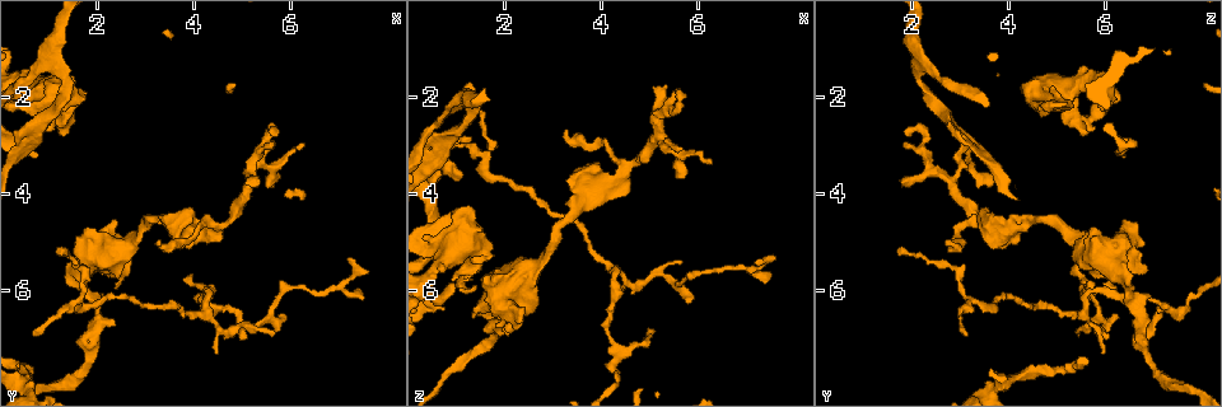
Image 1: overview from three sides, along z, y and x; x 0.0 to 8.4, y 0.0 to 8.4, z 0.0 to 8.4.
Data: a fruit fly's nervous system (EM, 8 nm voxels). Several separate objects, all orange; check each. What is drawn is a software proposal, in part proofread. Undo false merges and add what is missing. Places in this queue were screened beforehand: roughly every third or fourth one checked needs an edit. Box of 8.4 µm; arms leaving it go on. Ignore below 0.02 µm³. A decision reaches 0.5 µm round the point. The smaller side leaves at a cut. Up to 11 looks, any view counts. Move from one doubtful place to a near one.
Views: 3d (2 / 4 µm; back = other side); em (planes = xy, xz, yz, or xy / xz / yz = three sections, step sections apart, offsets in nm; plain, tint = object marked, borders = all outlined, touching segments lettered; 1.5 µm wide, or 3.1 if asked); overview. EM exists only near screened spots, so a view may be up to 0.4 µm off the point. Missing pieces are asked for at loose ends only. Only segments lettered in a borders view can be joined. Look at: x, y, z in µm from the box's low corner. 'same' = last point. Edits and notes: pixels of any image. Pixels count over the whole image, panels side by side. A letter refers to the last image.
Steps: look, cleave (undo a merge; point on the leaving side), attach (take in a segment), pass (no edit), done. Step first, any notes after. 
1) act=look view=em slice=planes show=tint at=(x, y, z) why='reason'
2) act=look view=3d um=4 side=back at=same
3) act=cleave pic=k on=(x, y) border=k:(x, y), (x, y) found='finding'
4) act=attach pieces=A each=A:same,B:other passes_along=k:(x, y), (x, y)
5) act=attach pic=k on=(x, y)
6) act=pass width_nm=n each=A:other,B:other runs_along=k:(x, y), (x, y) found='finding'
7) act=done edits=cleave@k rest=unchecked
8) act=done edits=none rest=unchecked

act=look view=3d um=4 at=(5.65, 6.90, 5.35) why='tapers out'

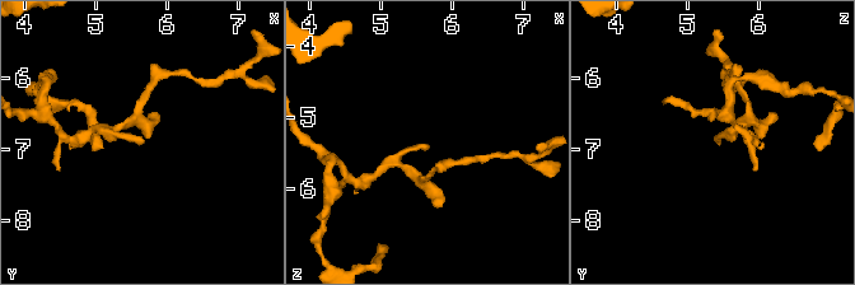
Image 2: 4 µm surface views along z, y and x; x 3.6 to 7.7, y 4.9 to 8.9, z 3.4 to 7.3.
act=look view=em slice=planes show=borders at=(5.65, 6.90, 5.40)

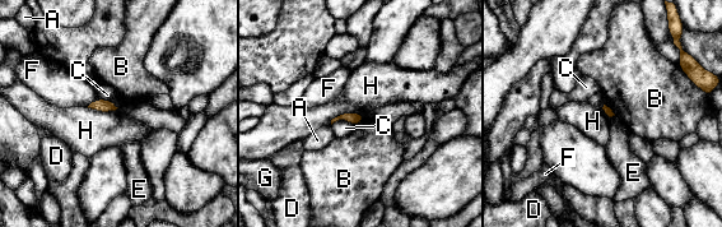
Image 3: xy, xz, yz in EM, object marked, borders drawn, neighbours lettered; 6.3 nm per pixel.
act=pass each=A:other,B:other,C:other,D:other,E:other,F:other,G:other,H:other border=3:(364, 116), (344, 112), (330, 124) found='no lettered segment goes on from it'

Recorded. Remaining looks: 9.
act=look view=3d um=4 at=(2.65, 5.65, 6.30) why='stops while still wide'

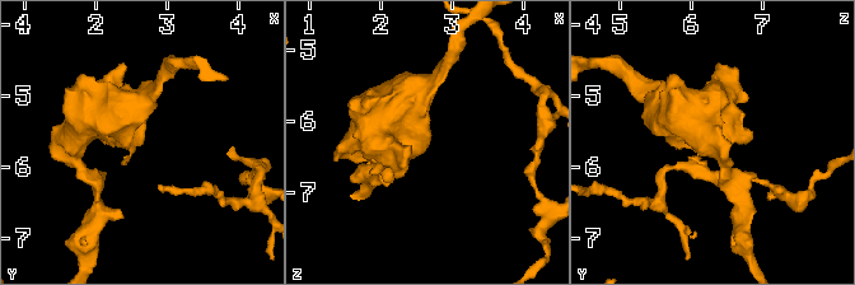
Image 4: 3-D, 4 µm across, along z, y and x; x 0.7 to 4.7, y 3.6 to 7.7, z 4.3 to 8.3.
act=look view=em um=3.1 slice=xy step=8 show=borders at=(2.65, 5.65, 6.35)

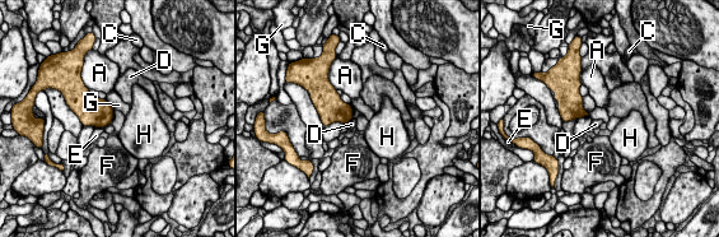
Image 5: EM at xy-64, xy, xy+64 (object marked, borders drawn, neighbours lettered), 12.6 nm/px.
act=look view=em um=3.1 slice=planes show=borders at=same why='another direction'

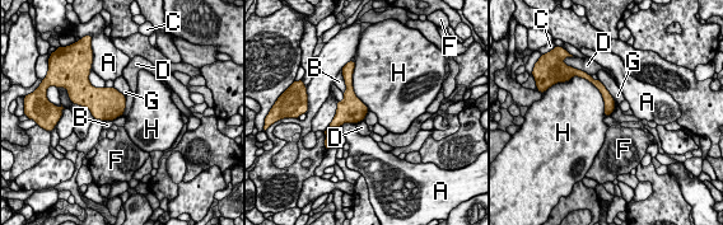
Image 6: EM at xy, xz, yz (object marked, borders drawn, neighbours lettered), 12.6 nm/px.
act=pass each=A:other,B:other,C:other,D:other,F:other,G:other,H:other border=6:(353, 71), (353, 92), (369, 111) found='no lettered segment goes on from it'

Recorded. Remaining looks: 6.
act=look view=3d um=4 at=(0.65, 6.95, 3.15) why='tapers out'

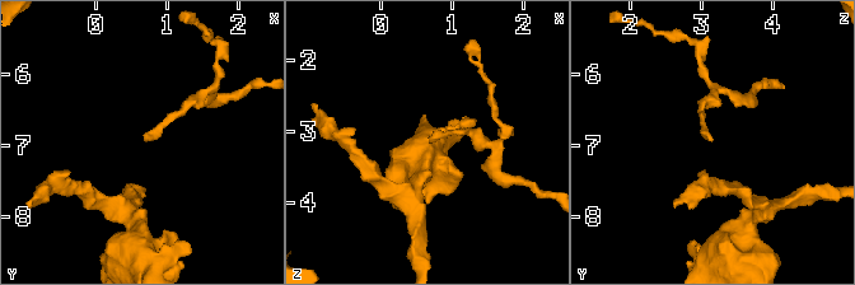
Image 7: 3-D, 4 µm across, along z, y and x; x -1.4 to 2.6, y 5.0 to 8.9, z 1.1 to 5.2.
act=look view=em slice=planes show=borders at=(0.70, 6.95, 3.15)

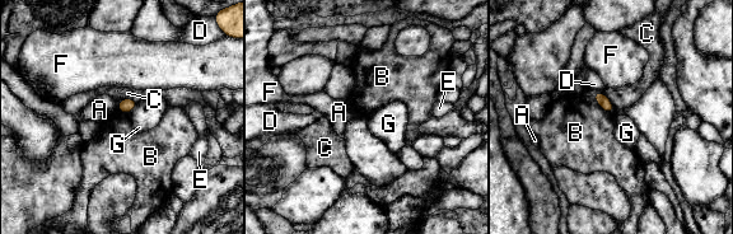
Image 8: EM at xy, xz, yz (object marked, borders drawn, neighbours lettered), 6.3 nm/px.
act=pass each=A:other,B:other,C:other,D:other,E:other,F:other,G:other border=8:(139, 102), (127, 113) found='none of them fits'

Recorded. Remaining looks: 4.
act=look view=em slice=xz step=8 show=tint at=(5.00, 3.70, 1.80) why='branch stops here'

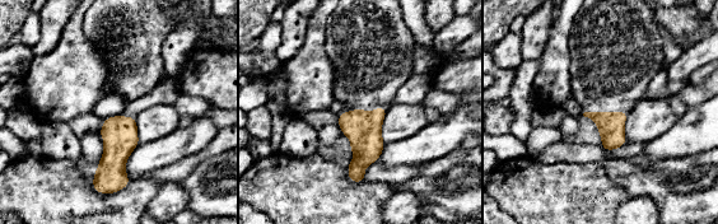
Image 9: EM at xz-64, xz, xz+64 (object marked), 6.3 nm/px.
act=look view=em slice=planes show=borders at=same

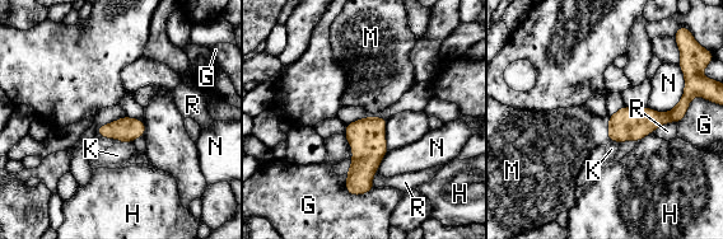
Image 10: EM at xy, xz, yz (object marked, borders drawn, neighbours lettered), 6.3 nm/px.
act=attach pieces=M each=G:other,H:other,K:other,M:same,N:other,R:other passes_along=10:(628, 123), (609, 130), (570, 134) found='it goes on there'

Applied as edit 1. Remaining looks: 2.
act=done edits=attach@10 rest=unchecked

